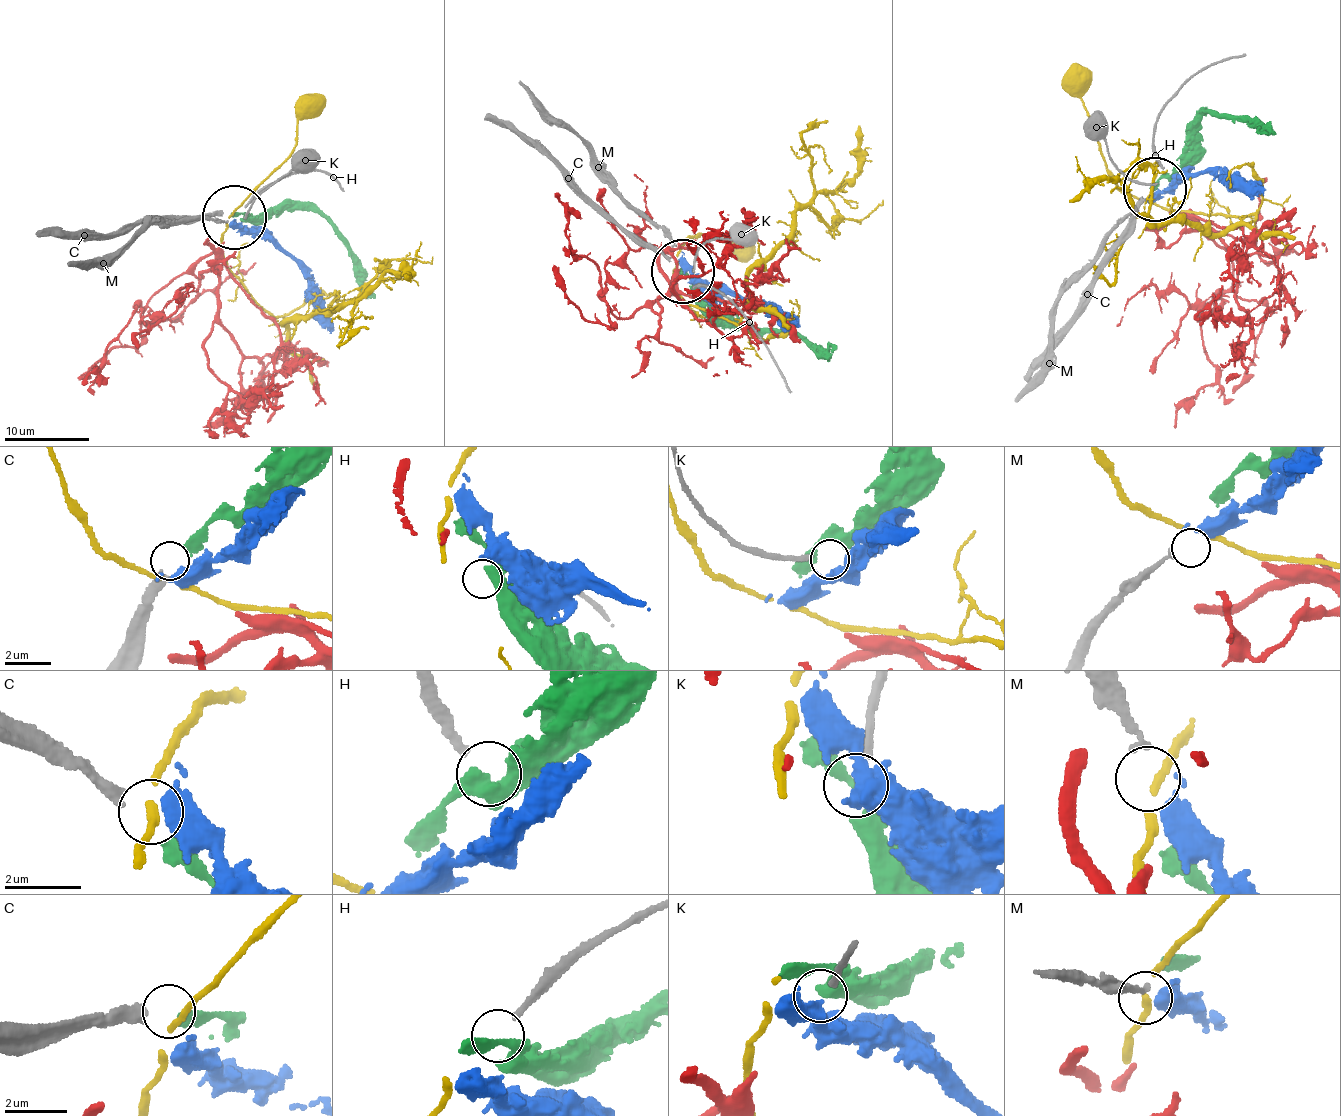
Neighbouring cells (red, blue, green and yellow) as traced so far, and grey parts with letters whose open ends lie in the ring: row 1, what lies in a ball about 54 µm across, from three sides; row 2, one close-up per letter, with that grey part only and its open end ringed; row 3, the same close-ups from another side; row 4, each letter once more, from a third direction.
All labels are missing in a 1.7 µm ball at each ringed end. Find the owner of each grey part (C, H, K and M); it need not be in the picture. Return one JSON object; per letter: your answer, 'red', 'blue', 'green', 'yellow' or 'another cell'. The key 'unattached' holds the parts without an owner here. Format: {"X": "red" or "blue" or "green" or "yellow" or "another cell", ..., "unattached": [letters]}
{"C": "green", "H": "another cell", "K": "another cell", "M": "blue", "unattached": ["H", "K"]}

